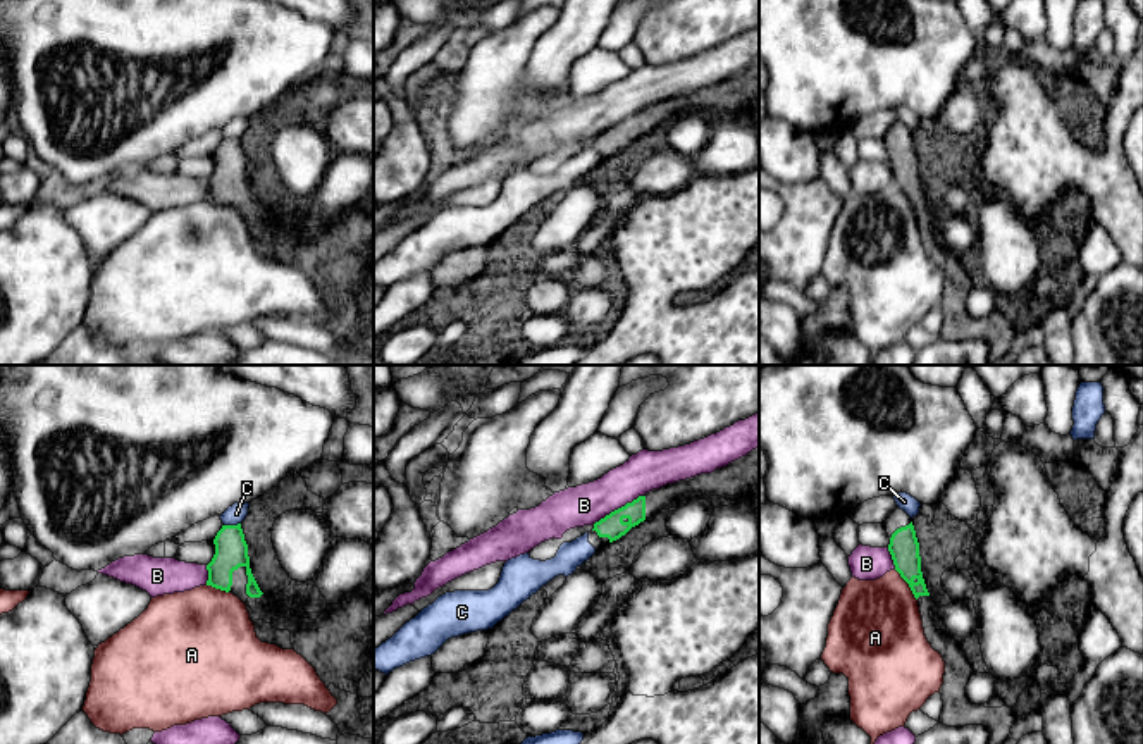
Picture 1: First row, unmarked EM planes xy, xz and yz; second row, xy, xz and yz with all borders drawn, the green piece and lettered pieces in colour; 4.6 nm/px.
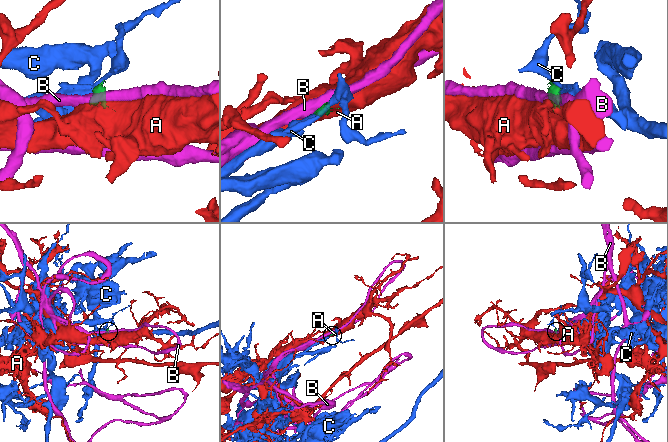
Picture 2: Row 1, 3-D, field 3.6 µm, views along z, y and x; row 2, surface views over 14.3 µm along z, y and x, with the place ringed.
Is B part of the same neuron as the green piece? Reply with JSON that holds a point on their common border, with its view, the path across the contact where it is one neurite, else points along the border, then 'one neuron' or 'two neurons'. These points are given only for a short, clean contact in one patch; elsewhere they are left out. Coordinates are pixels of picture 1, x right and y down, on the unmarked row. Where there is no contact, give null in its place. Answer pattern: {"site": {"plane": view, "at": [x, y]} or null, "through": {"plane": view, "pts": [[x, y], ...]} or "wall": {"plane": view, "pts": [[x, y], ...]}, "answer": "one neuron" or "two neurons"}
{"site": {"plane": "xz", "at": [618, 123]}, "wall": {"plane": "xz", "pts": [[642, 109], [611, 124], [594, 138]]}, "answer": "two neurons"}

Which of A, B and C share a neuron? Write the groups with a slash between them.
A / B / C

